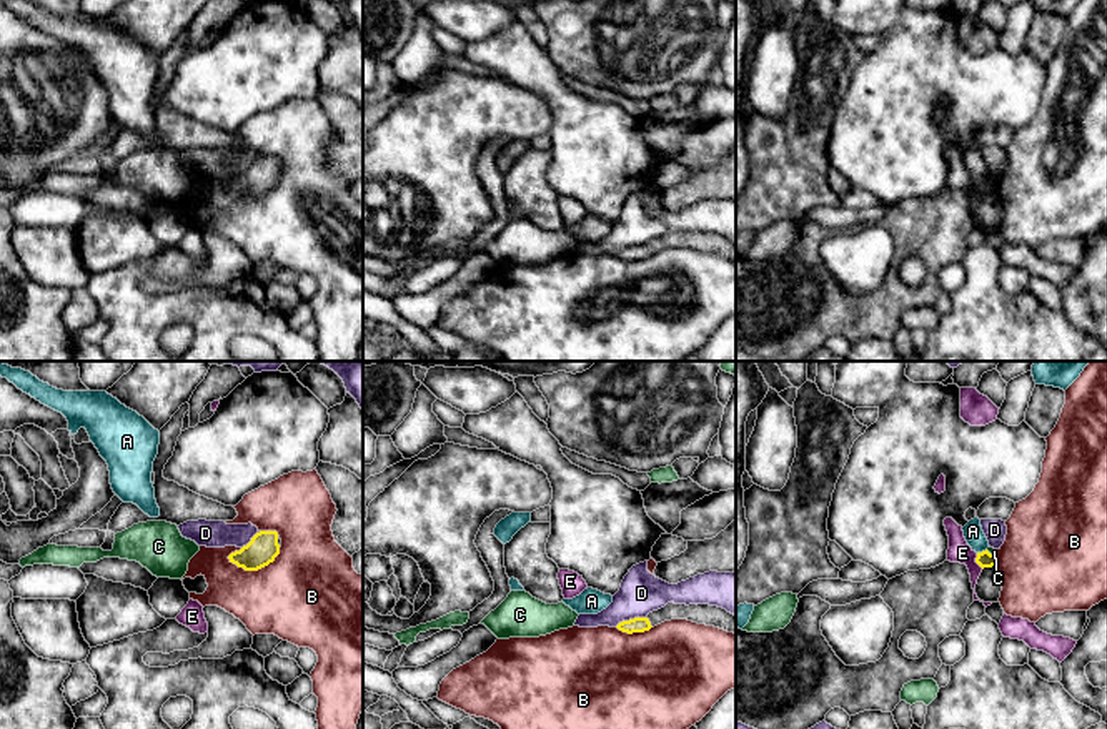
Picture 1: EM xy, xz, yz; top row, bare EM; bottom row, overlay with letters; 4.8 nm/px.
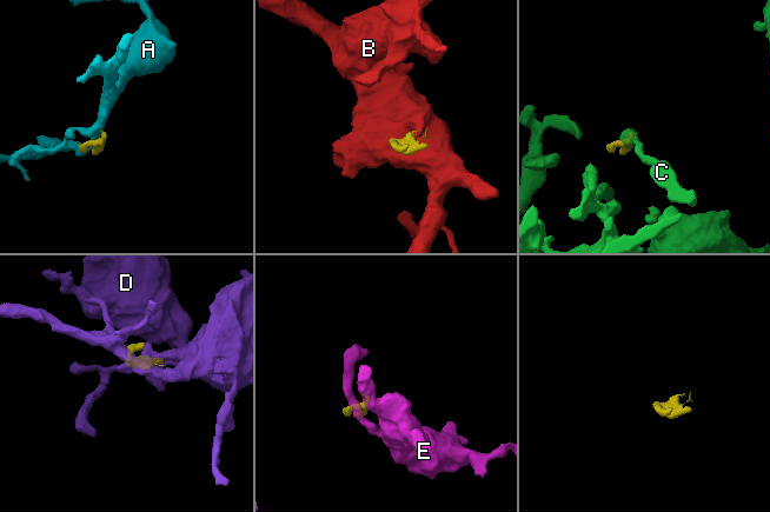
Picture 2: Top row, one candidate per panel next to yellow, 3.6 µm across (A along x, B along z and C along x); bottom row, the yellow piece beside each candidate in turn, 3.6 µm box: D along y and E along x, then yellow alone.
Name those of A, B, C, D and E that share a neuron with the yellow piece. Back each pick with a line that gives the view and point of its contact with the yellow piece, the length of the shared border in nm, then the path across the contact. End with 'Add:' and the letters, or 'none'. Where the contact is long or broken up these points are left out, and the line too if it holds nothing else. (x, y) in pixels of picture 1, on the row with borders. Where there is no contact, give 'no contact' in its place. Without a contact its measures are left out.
Add: none

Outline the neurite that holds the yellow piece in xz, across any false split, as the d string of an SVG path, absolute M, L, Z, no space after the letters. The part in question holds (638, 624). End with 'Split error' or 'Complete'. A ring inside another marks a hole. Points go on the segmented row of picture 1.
M668 603L664 608L649 612L646 617L634 617L629 621L623 621L616 627L628 634L644 632L671 619L688 619L697 624L714 626L736 634L736 616L722 608L709 604L686 606L686 604Z. Split error

